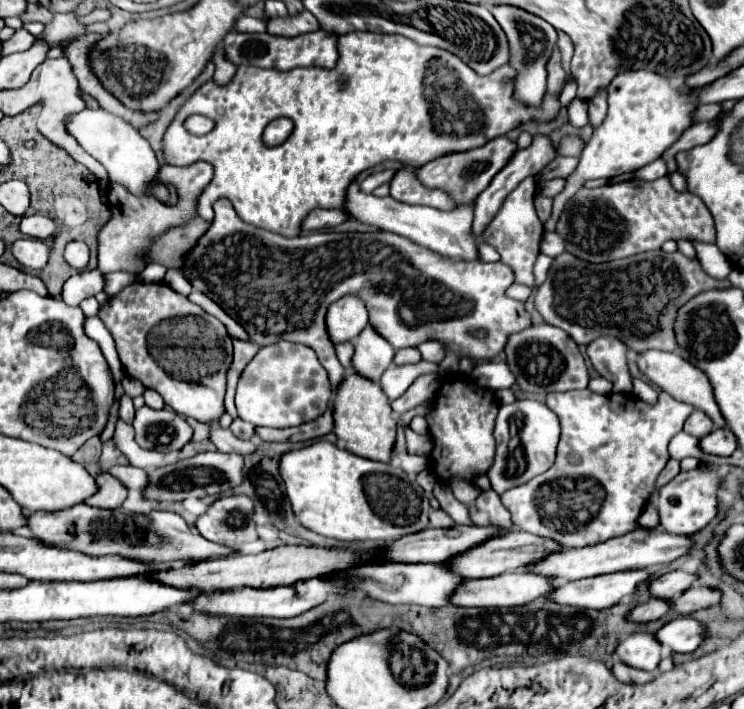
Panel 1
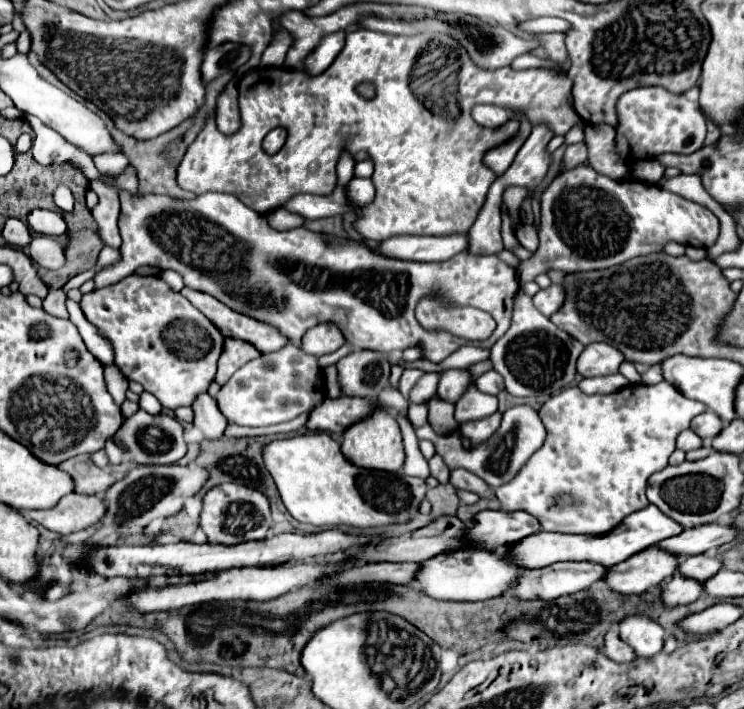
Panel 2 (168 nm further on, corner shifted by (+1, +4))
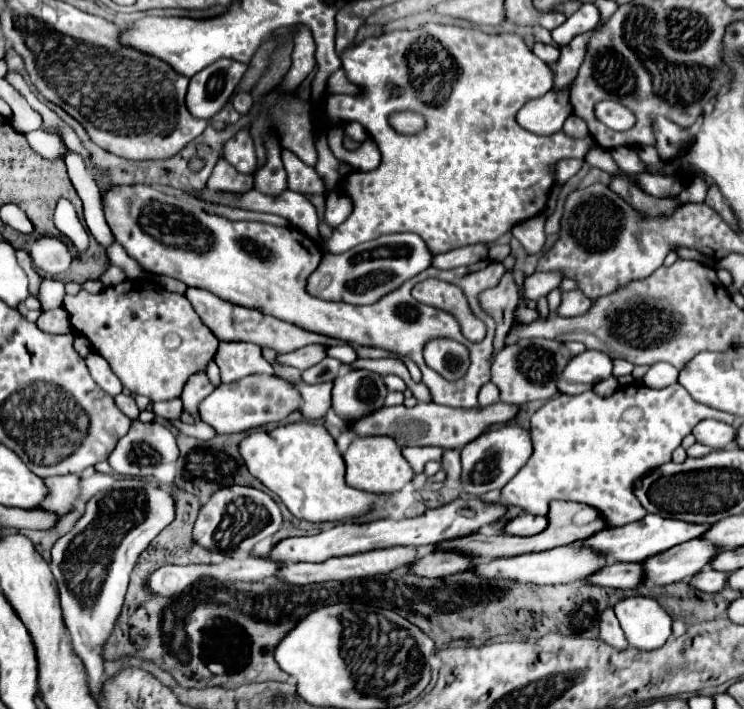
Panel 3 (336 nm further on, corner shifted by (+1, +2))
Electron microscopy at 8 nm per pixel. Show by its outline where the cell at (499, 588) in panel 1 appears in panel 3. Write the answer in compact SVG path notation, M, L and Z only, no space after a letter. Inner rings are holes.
M613 563L591 573L585 583L613 589L633 589L643 581L641 563Z

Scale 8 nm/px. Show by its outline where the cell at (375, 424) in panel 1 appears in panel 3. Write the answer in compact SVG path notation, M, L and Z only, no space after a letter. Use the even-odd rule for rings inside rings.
M355 437L343 453L343 459L347 467L345 481L355 489L365 489L371 493L397 493L415 475L401 453L401 447L391 437Z

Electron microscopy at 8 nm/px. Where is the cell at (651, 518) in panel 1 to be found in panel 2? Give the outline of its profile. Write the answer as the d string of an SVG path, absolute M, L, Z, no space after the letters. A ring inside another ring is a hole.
M647 505L645 509L635 511L629 517L625 517L613 531L609 531L605 535L565 535L565 533L539 531L535 535L521 539L517 545L513 545L509 549L509 555L515 563L521 563L527 569L539 569L539 567L551 565L551 563L559 563L559 561L593 561L593 563L601 563L605 567L613 567L615 563L621 563L621 561L629 559L631 555L635 555L663 539L675 537L681 531L683 531L683 527L677 521L663 515L655 505Z

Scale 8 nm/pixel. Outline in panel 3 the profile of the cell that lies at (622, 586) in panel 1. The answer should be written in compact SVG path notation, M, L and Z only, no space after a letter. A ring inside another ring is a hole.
M685 541L685 545L675 545L673 549L661 551L649 559L645 559L643 565L643 581L651 581L655 585L669 585L675 581L683 581L691 575L695 575L699 569L703 569L709 563L709 557L713 557L715 547L701 541Z

